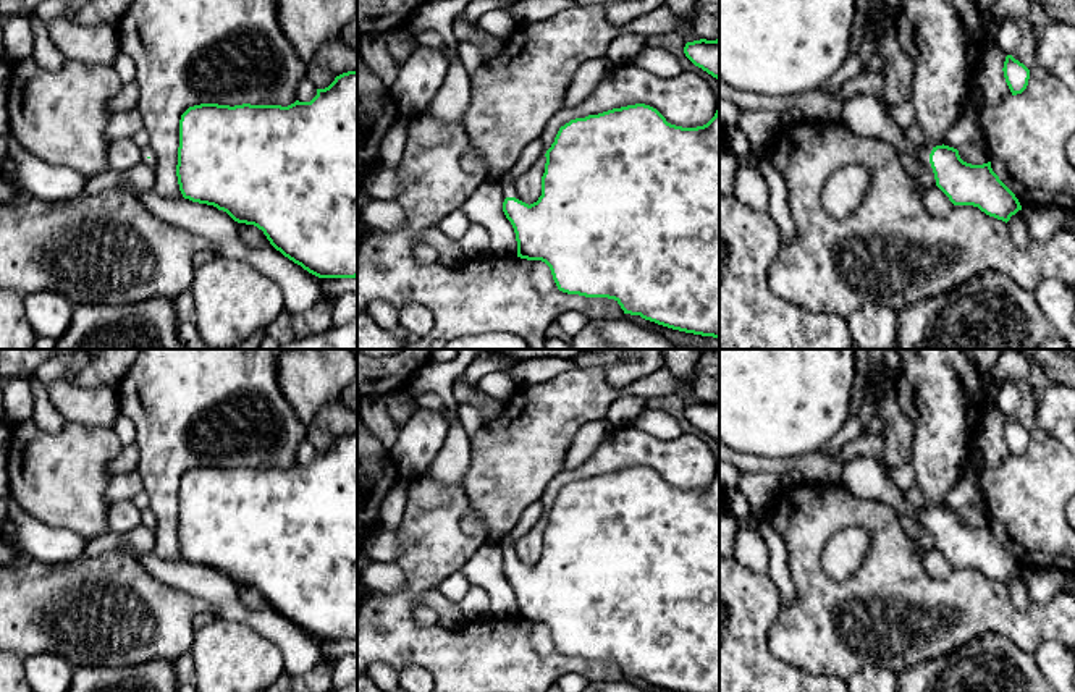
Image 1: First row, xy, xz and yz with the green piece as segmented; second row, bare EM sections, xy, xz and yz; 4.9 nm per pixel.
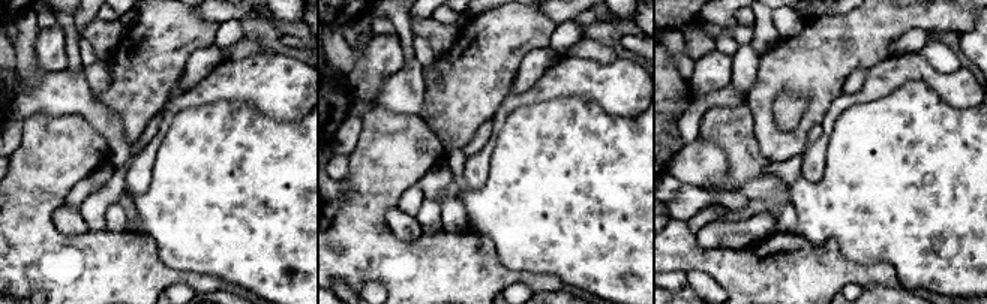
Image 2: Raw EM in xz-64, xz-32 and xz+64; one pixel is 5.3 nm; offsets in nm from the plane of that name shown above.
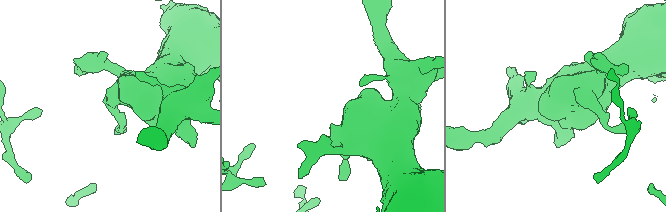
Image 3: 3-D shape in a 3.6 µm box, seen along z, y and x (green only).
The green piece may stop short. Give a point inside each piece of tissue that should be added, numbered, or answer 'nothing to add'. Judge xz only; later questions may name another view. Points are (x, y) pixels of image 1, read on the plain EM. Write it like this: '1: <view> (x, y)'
1: xz (506, 545)

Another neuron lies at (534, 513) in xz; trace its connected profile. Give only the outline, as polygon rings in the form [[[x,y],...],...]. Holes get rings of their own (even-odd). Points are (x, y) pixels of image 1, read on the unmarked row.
[[[542,501],[532,503],[527,509],[522,519],[517,522],[514,529],[509,530],[508,537],[511,542],[517,542],[524,534],[527,534],[542,517],[545,517],[546,513],[543,509]]]

